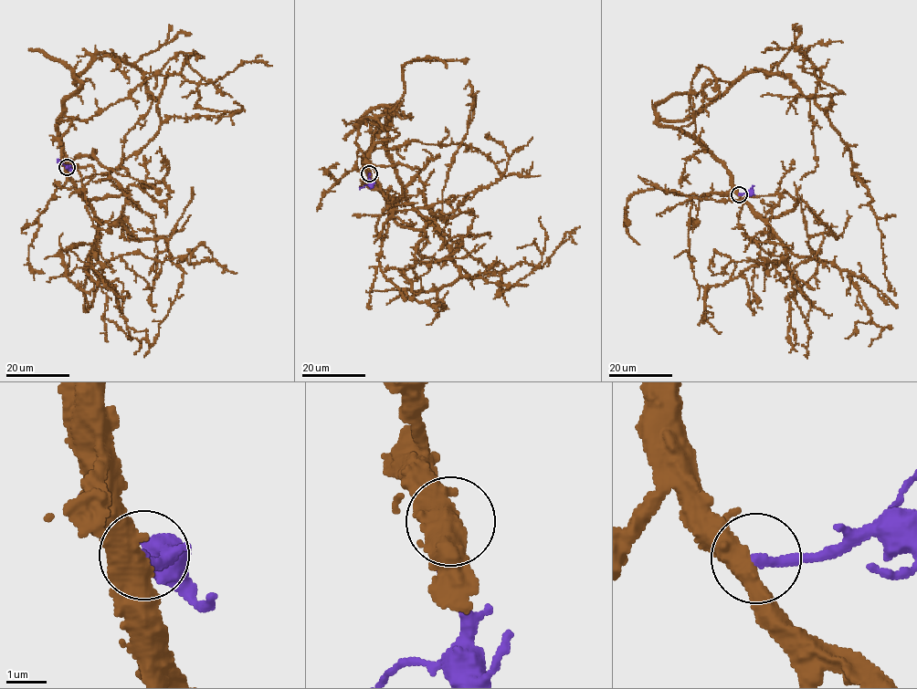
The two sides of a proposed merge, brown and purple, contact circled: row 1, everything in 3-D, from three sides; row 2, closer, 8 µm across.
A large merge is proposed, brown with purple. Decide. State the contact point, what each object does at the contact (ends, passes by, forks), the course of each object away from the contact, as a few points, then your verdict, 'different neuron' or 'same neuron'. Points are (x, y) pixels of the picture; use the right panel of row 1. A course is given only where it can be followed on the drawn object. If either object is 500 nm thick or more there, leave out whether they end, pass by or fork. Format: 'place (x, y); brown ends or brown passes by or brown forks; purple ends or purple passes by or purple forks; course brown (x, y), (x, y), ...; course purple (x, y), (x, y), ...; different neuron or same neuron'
place (739, 194); course brown (738, 193), (698, 140), (658, 121), (687, 120), (750, 72), (785, 74), (847, 146), (894, 296); course purple (739, 193), (747, 193), (753, 185); different neuron

